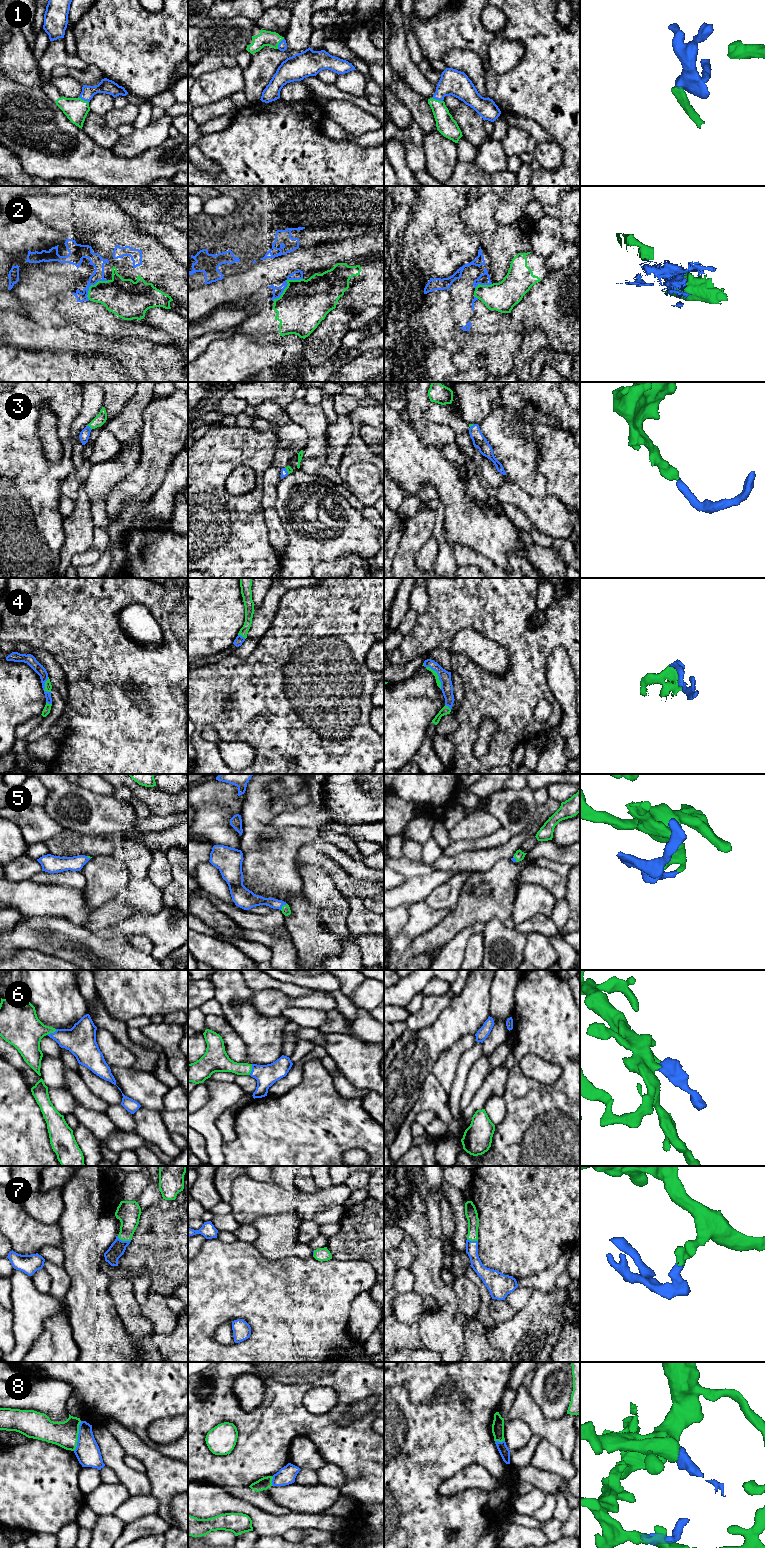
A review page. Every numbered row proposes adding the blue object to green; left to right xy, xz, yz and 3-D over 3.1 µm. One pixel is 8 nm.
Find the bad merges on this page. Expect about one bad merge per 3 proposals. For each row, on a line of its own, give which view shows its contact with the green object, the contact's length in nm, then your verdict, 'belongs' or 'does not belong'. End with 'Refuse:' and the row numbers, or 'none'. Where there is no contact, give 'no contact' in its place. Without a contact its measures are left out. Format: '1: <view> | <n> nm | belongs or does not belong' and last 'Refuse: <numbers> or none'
1: yz | 90 nm | belongs
2: xz | 300 nm | does not belong
3: xy | 50 nm | belongs
4: yz | 220 nm | belongs
5: xz | 80 nm | belongs
6: xz | 90 nm | belongs
7: xy | 120 nm | belongs
8: xy | 240 nm | does not belong
Refuse: 2, 8

